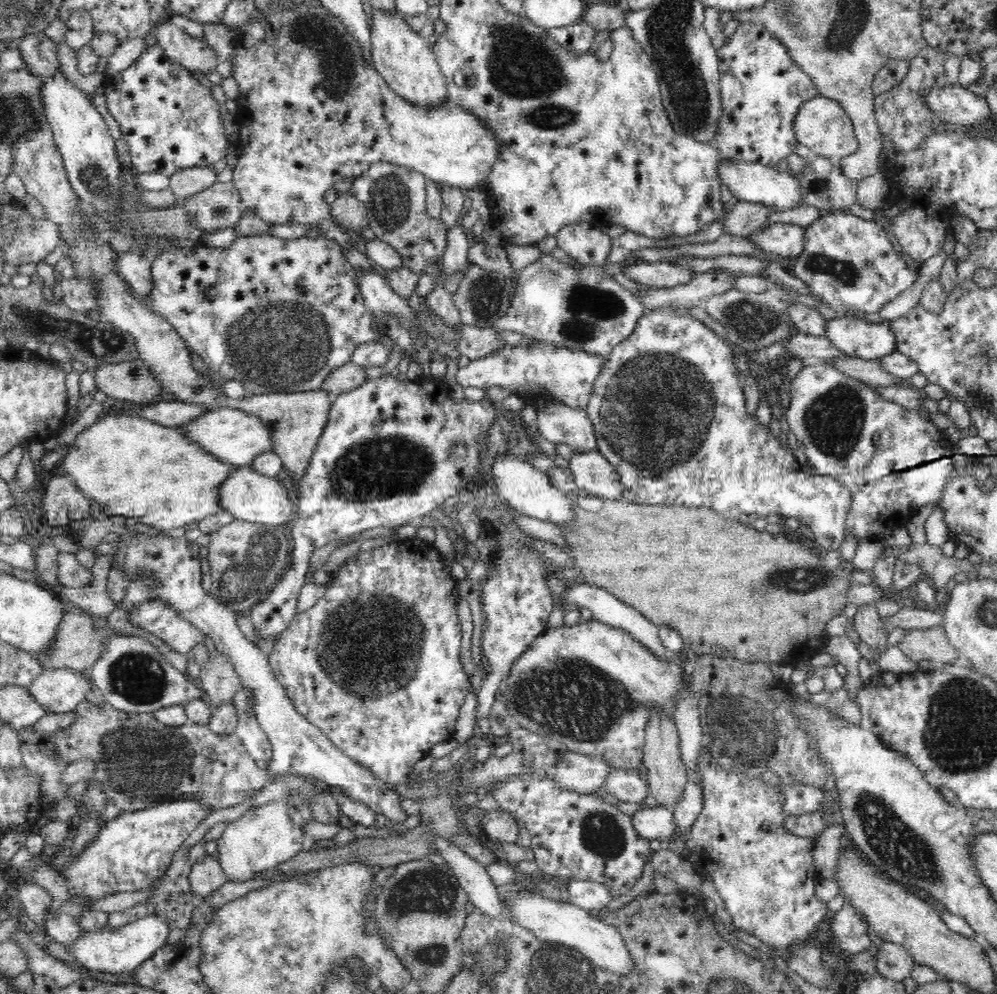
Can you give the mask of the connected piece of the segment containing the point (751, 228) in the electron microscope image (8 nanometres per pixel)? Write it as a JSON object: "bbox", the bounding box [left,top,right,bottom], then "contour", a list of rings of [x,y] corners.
{"bbox":[725,201,774,236],"contour":[[[738,201],[726,217],[725,232],[734,236],[749,236],[768,224],[774,210],[762,203]]]}

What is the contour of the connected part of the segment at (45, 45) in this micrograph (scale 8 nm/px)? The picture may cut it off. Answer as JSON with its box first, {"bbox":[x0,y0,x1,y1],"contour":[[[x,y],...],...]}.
{"bbox":[16,31,59,76],"contour":[[[44,31],[21,37],[16,47],[24,63],[23,70],[34,76],[52,76],[59,70],[56,45]]]}

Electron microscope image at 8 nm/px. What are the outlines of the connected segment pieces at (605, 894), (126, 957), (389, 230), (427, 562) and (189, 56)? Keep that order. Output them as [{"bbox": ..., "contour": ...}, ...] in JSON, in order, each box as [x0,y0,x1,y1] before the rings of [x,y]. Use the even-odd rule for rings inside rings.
[{"bbox":[563,880,612,913],"contour":[[[568,880],[563,883],[568,893],[568,901],[590,913],[602,910],[612,900],[606,886],[587,880]]]},{"bbox":[69,916,170,974],"contour":[[[147,916],[139,918],[117,929],[104,927],[99,931],[86,931],[69,949],[78,962],[90,970],[110,972],[110,974],[131,973],[154,953],[165,946],[170,927],[162,917]]]},{"bbox":[351,162,449,274],"contour":[[[378,162],[364,174],[354,177],[351,193],[365,204],[368,228],[375,238],[394,247],[402,264],[412,272],[421,274],[426,266],[436,264],[444,254],[449,230],[440,217],[428,215],[427,178],[422,173]]]},{"bbox":[269,536,471,785],"contour":[[[416,536],[405,541],[391,541],[362,553],[354,562],[348,563],[344,570],[340,570],[338,578],[331,579],[324,597],[314,607],[294,617],[288,629],[281,633],[282,638],[275,642],[274,650],[269,656],[272,672],[286,690],[294,709],[318,727],[346,756],[359,765],[369,768],[376,777],[390,785],[408,781],[412,766],[418,760],[428,755],[435,744],[455,736],[456,720],[471,689],[470,674],[466,673],[460,661],[463,635],[457,612],[459,601],[456,597],[457,581],[452,579],[451,574],[445,574],[444,568],[444,558],[440,557],[434,544],[422,542]]]},{"bbox":[152,20,219,73],"contour":[[[169,20],[158,24],[152,33],[156,38],[156,44],[164,49],[170,60],[181,64],[189,71],[196,68],[203,73],[214,71],[214,66],[219,63],[206,40],[191,37]]]}]

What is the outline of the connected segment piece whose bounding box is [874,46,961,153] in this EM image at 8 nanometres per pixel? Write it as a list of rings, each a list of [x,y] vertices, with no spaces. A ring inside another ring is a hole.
[[[926,46],[918,53],[918,56],[911,60],[909,72],[903,82],[882,96],[875,97],[875,120],[878,122],[879,130],[894,140],[895,151],[906,153],[917,150],[924,136],[939,132],[943,121],[923,106],[921,97],[925,91],[934,89],[935,86],[957,84],[960,62],[961,57],[959,56],[942,52],[942,49]]]

